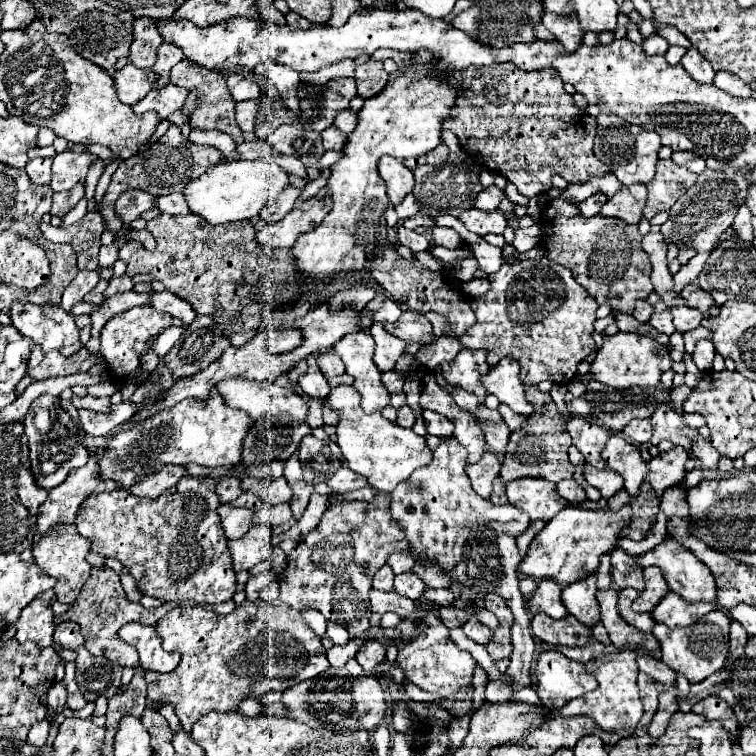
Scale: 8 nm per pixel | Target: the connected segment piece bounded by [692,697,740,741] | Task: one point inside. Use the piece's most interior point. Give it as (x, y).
(712, 707)

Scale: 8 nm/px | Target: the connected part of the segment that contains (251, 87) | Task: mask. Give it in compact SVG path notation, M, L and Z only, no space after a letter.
M228 75L226 81L228 81L228 89L236 101L248 101L248 99L260 97L258 85L242 75Z

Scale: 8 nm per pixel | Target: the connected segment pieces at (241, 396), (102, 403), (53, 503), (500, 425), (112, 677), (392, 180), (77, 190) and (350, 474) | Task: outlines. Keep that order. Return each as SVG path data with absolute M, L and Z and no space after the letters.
M230 377L230 379L222 379L222 383L218 383L218 393L222 395L222 399L228 407L242 409L252 419L288 416L295 421L304 421L308 417L308 405L304 403L304 399L276 383L264 383L264 381L254 381L254 379L246 379L246 377Z
M86 395L86 397L72 397L72 403L76 405L76 407L80 407L80 409L92 409L92 411L100 411L100 413L108 413L108 405L110 405L110 399L108 397L102 397L102 399L98 399L98 397L90 397L90 395Z
M104 451L90 453L90 459L82 469L70 473L62 485L54 487L48 493L48 499L38 509L38 533L40 535L46 535L46 531L50 531L50 527L54 525L72 523L86 495L116 489L114 481L102 481L98 477L98 457L102 453Z
M484 403L478 405L478 411L474 413L474 417L478 419L484 435L486 435L486 443L488 449L496 455L502 455L506 451L506 443L510 437L510 429L506 427L504 419L500 417L498 411L488 409Z
M86 647L76 651L76 683L86 701L96 701L100 695L112 697L120 689L122 667L102 657L94 657Z
M382 157L378 161L378 175L382 177L388 197L394 205L398 205L412 189L414 189L414 175L410 169L402 165L402 161L394 157Z
M72 187L70 191L60 191L52 195L52 209L50 215L52 217L64 217L68 211L72 211L76 207L76 203L84 197L84 187Z
M340 467L340 471L336 471L336 475L332 475L326 483L330 487L334 487L334 491L340 491L340 493L356 491L356 489L362 489L368 485L364 475L358 475L354 471L350 471L348 467Z

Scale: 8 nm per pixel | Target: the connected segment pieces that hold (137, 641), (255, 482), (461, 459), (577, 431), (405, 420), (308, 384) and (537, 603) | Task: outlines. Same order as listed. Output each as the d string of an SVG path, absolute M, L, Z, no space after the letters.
M132 621L124 625L118 631L120 639L124 639L128 645L134 645L140 653L140 665L144 669L152 669L158 673L170 673L180 663L180 653L168 653L162 649L162 639L152 625L142 625L138 621Z
M284 477L280 479L242 479L242 491L258 495L266 505L278 505L286 503L292 497L292 489Z
M444 437L442 443L436 447L434 451L434 459L430 465L422 467L420 471L414 471L412 479L408 479L400 488L392 493L392 517L402 525L402 529L406 531L406 537L410 539L410 549L414 551L426 551L428 557L436 559L438 565L442 569L454 569L464 553L464 545L468 541L468 537L472 535L472 531L476 527L484 527L488 531L494 533L512 533L514 537L522 535L528 527L530 527L530 515L526 515L524 511L516 509L514 505L494 505L488 499L482 499L480 495L474 493L474 489L470 487L470 479L464 473L466 467L466 449L454 439L454 437Z
M572 417L572 421L566 425L566 431L572 437L572 445L576 445L578 451L586 457L586 463L590 463L598 469L602 469L606 465L604 459L600 457L600 453L610 437L608 429L582 421L580 417Z
M408 405L400 407L398 409L398 421L396 421L400 427L406 427L406 429L412 429L414 427L414 413Z
M308 355L306 361L308 361L308 371L306 371L306 375L302 375L298 385L304 391L308 391L308 395L312 395L314 399L324 399L330 393L330 387L328 387L326 377L320 373L320 369L316 365L316 355Z
M544 579L540 581L540 585L536 587L536 591L532 593L532 597L528 599L528 607L532 613L546 613L552 619L562 619L568 615L562 599L560 599L560 585Z

